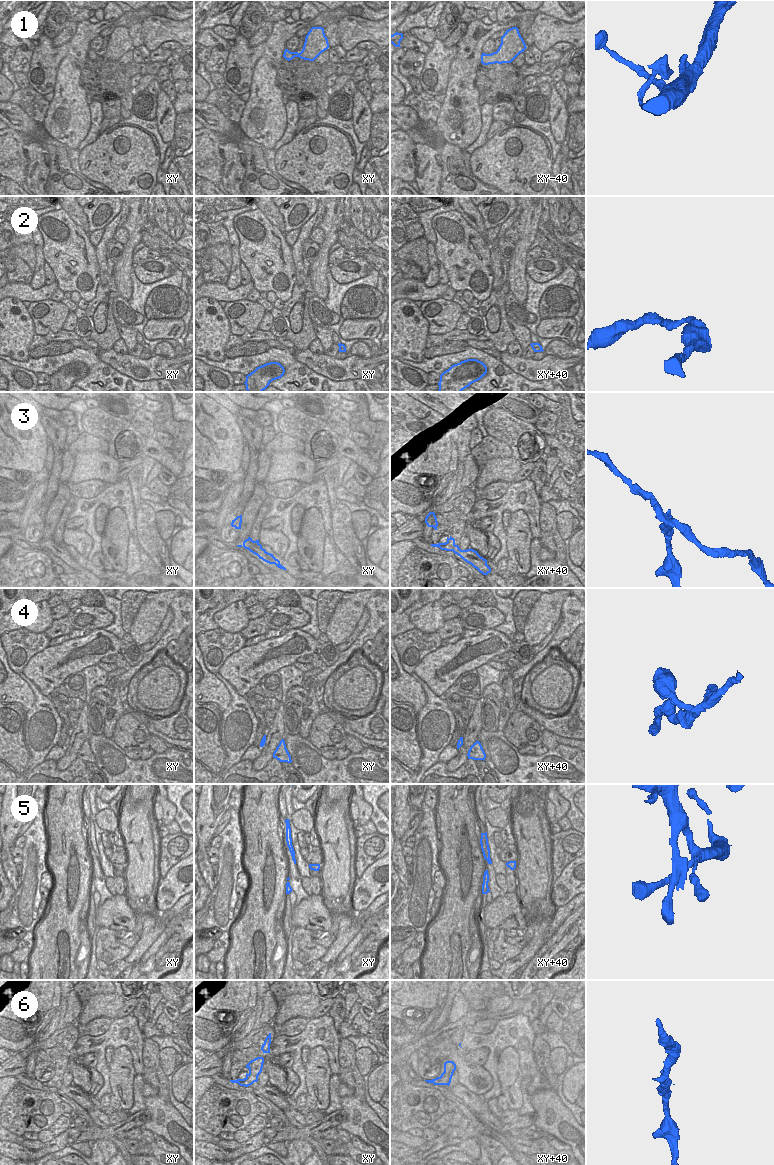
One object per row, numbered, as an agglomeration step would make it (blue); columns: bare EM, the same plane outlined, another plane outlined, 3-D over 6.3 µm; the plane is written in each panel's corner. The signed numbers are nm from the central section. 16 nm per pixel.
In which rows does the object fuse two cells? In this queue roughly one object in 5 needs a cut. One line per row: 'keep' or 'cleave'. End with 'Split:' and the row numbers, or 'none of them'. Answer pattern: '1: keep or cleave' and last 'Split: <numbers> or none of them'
1: keep
2: keep
3: cleave
4: keep
5: keep
6: cleave
Split: 3, 6

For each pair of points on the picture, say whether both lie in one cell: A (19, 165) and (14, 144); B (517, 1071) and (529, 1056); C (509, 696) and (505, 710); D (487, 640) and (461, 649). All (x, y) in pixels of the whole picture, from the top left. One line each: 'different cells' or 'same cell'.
A: same cell
B: different cells
C: same cell
D: same cell

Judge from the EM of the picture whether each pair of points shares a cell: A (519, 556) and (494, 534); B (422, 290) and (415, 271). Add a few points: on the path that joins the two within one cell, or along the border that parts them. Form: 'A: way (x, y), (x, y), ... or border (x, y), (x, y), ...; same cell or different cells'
A: border (504, 528), (508, 557); different cells
B: border (402, 278), (422, 280); different cells

